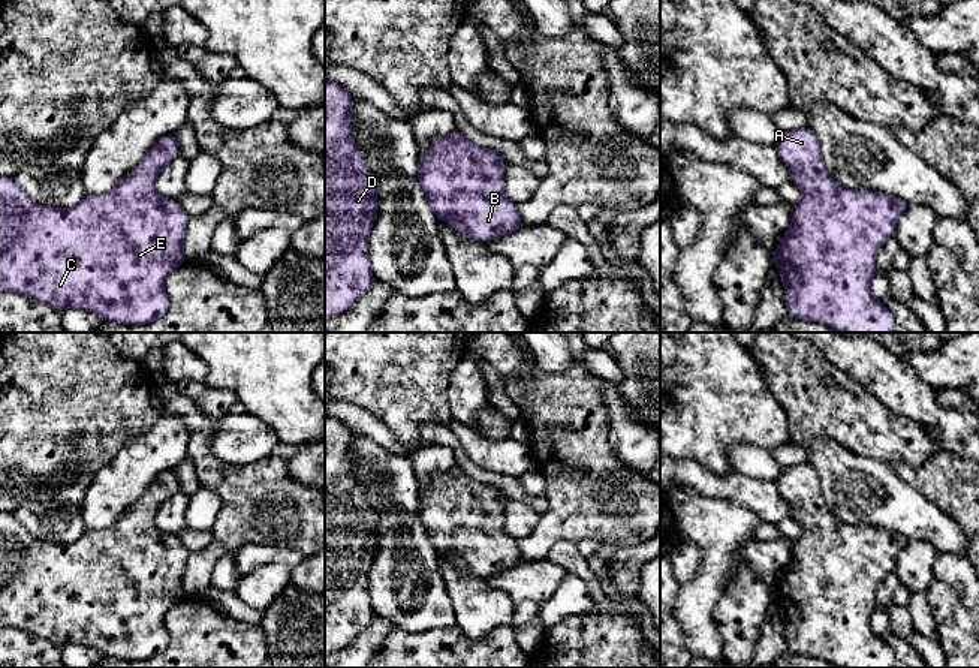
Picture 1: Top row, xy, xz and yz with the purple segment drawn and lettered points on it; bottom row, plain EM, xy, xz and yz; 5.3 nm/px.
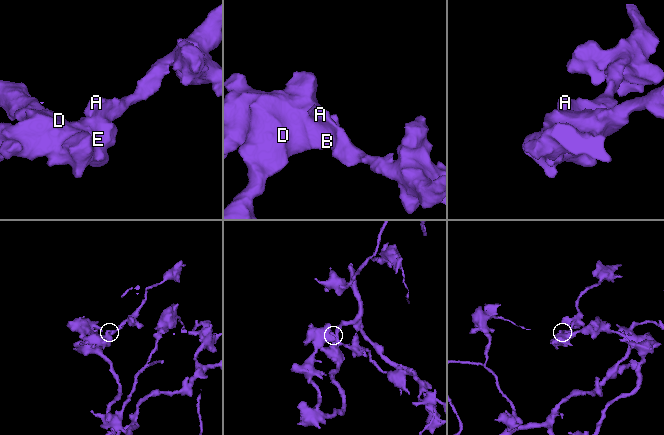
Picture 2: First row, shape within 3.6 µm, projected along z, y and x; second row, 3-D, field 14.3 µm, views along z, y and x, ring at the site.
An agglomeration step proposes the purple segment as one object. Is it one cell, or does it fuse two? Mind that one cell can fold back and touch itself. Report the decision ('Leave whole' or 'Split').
Leave whole

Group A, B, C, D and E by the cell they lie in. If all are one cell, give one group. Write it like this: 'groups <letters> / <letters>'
groups A B C D E

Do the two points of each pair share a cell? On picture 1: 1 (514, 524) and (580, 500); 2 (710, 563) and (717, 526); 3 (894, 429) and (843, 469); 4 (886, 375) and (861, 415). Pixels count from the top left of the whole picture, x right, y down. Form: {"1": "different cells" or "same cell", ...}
{"1": "different cells", "2": "same cell", "3": "different cells", "4": "different cells"}

